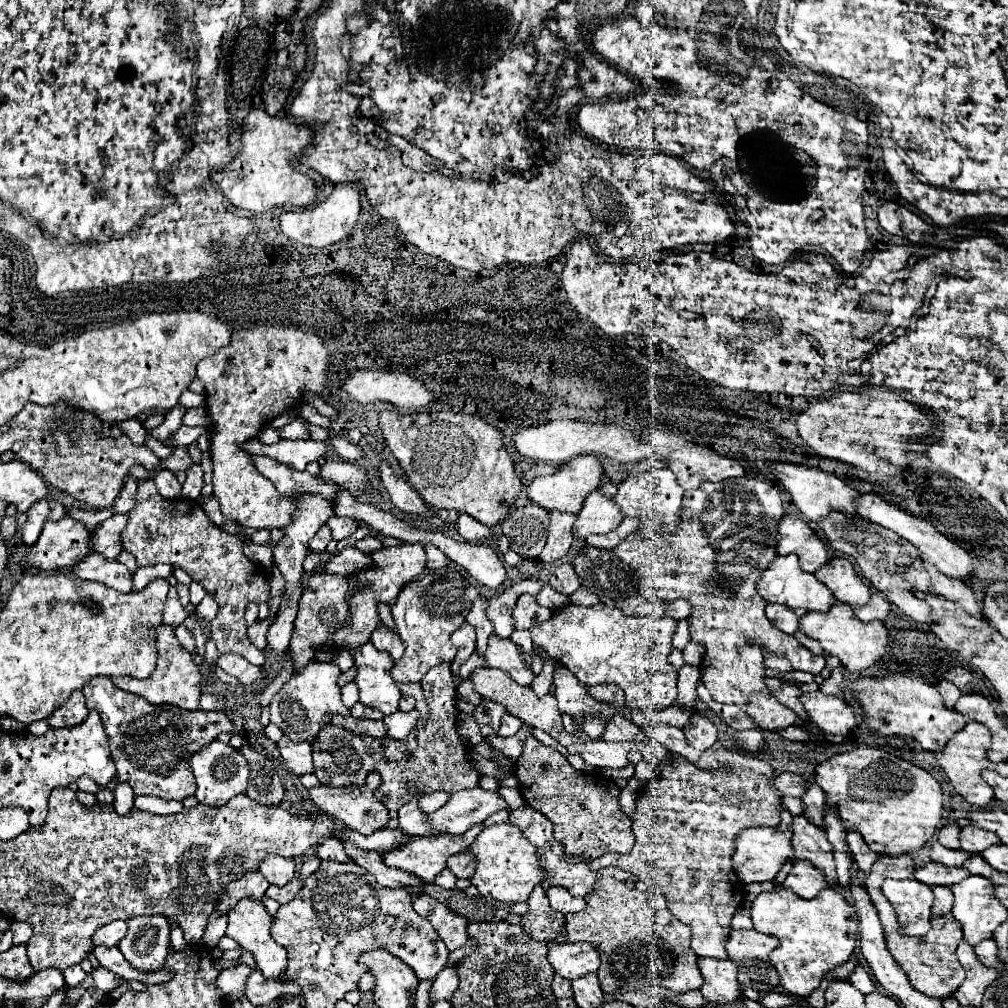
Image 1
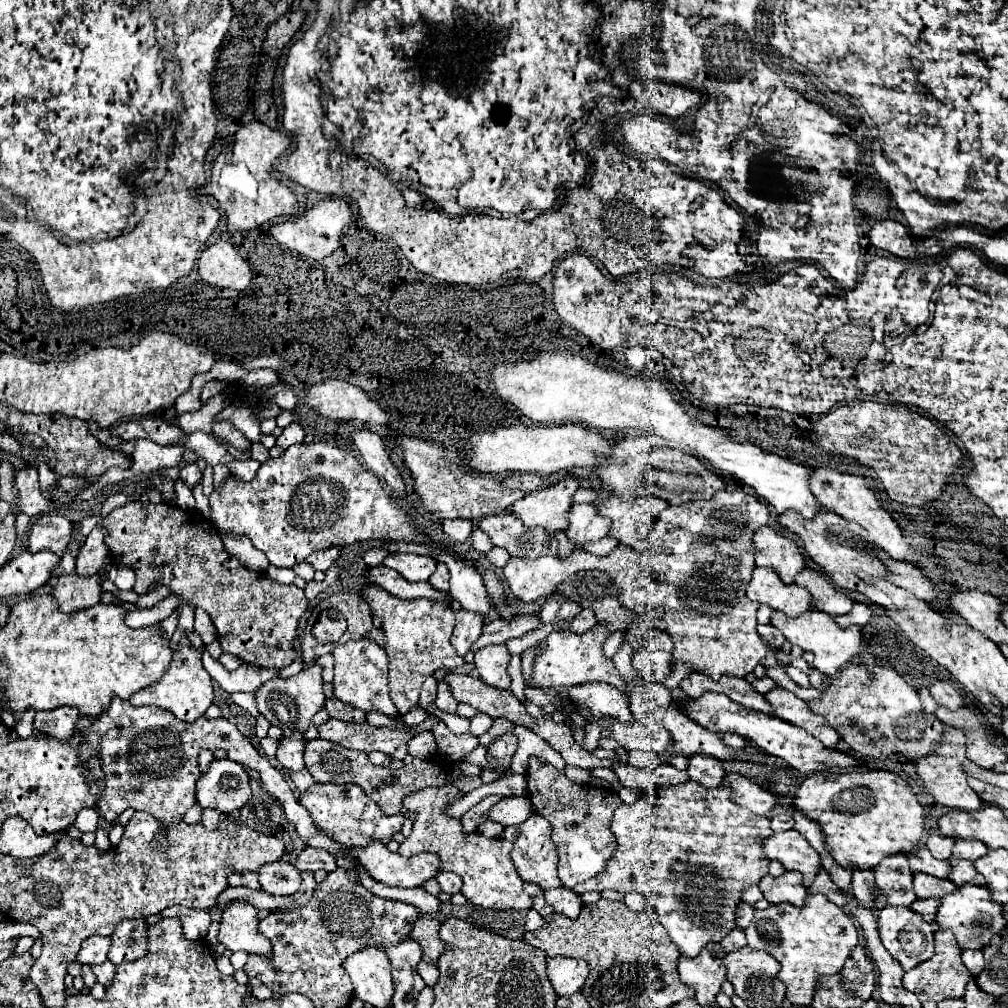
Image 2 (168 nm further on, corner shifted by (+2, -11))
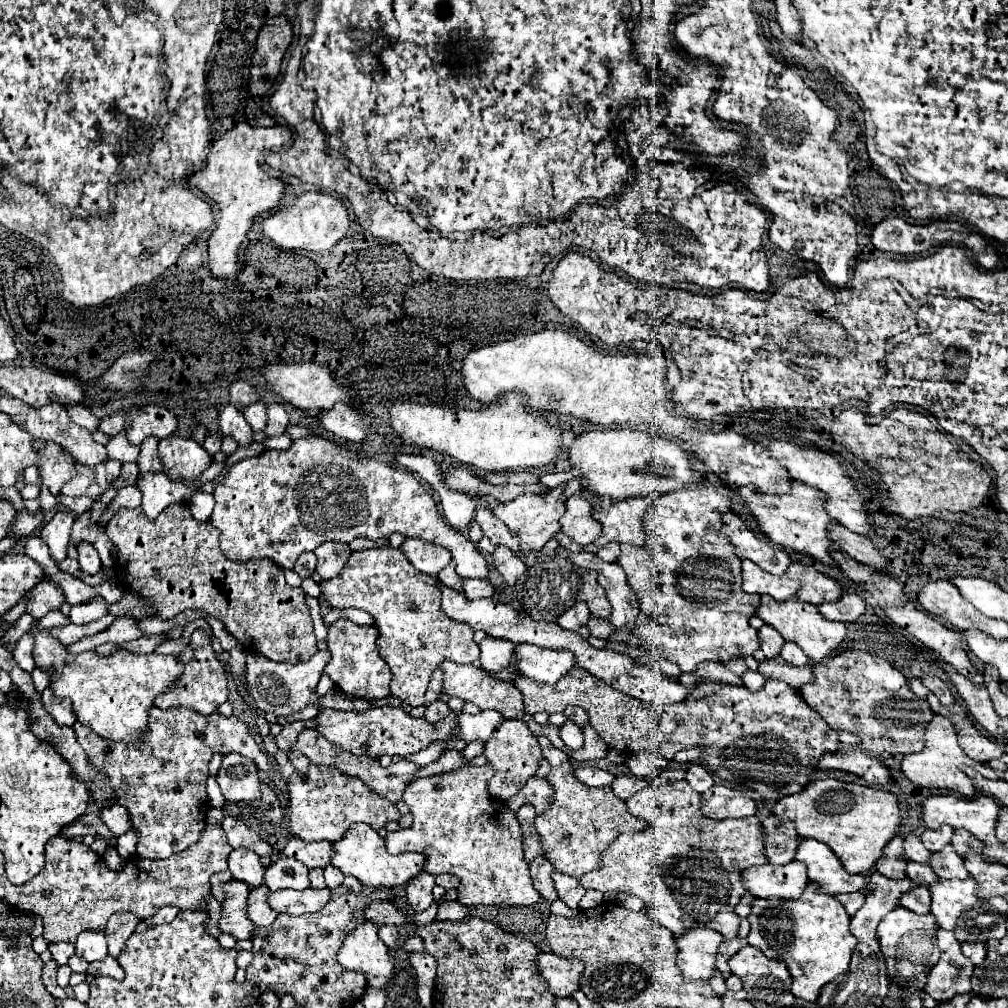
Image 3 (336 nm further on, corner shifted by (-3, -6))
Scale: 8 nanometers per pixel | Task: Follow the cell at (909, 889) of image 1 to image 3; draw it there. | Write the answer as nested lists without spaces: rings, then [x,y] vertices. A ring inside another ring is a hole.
[[[896,907],[894,911],[888,913],[888,917],[878,925],[876,935],[878,935],[878,943],[882,949],[884,961],[886,961],[890,981],[894,981],[900,987],[910,987],[910,983],[912,983],[910,989],[924,991],[926,981],[922,981],[922,979],[928,977],[930,969],[936,965],[936,961],[940,957],[936,937],[934,937],[936,931],[938,931],[938,925],[934,925],[934,917],[930,913],[918,915],[908,909],[902,909],[902,907]]]

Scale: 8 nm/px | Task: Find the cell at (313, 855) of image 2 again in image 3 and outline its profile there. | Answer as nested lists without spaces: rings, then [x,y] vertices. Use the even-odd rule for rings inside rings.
[[[292,837],[282,853],[286,857],[294,857],[294,859],[302,861],[308,869],[326,867],[326,865],[330,865],[330,859],[332,859],[332,843],[330,841],[306,843],[298,837]]]

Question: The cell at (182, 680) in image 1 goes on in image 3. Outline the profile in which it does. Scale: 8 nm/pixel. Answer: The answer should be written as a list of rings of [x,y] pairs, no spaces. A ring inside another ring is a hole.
[[[196,629],[192,633],[190,645],[194,649],[194,661],[190,665],[184,665],[184,673],[178,679],[178,685],[170,693],[164,693],[162,697],[158,697],[156,707],[162,707],[162,709],[184,707],[184,709],[208,715],[218,711],[218,705],[222,705],[228,699],[228,677],[222,663],[214,655],[211,639],[202,629]]]

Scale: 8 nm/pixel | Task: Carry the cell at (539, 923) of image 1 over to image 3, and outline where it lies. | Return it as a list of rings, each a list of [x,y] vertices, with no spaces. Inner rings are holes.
[[[536,857],[530,863],[530,875],[534,879],[534,887],[548,901],[558,899],[558,893],[556,893],[554,881],[552,881],[552,871],[554,871],[554,865],[546,857]]]

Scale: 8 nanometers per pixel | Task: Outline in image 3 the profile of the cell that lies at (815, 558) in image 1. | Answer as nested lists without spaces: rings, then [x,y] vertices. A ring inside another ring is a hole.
[[[732,511],[722,515],[720,535],[726,537],[734,545],[734,553],[740,559],[750,559],[760,569],[766,569],[768,573],[782,575],[792,561],[786,551],[778,549],[768,539],[762,539],[758,533],[750,531],[746,527],[746,523],[738,515],[734,515]]]

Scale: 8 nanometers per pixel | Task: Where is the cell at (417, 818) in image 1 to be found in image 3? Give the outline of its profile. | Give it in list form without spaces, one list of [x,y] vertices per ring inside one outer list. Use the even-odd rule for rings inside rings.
[[[490,763],[480,767],[462,767],[444,775],[432,775],[408,783],[402,801],[408,805],[414,821],[406,829],[390,831],[386,837],[386,847],[390,855],[400,855],[406,851],[424,853],[424,869],[430,875],[452,873],[460,879],[458,901],[462,905],[532,905],[540,899],[540,893],[532,885],[528,873],[528,863],[522,853],[522,833],[516,815],[498,801],[488,791],[488,781],[494,777],[494,767]]]

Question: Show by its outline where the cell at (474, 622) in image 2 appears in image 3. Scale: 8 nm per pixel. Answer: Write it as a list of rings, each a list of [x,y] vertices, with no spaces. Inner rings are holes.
[[[464,579],[464,595],[466,595],[468,599],[492,597],[492,595],[494,595],[494,587],[490,585],[490,581],[482,581],[482,579]]]

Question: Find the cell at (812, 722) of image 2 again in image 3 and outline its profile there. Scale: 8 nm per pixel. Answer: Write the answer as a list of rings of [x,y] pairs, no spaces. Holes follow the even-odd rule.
[[[572,667],[570,673],[554,685],[524,675],[518,675],[514,685],[522,693],[522,703],[528,715],[538,711],[556,713],[564,711],[568,705],[582,707],[590,715],[590,725],[598,731],[604,743],[624,755],[630,755],[632,751],[656,751],[672,760],[682,749],[702,747],[702,757],[696,763],[704,765],[730,787],[752,789],[766,801],[778,801],[786,795],[800,793],[810,781],[810,773],[802,773],[800,767],[816,771],[818,759],[824,753],[840,751],[838,733],[802,703],[802,697],[798,697],[794,687],[778,679],[766,679],[756,693],[742,685],[700,679],[684,703],[650,707],[648,701],[618,693],[580,667]]]

